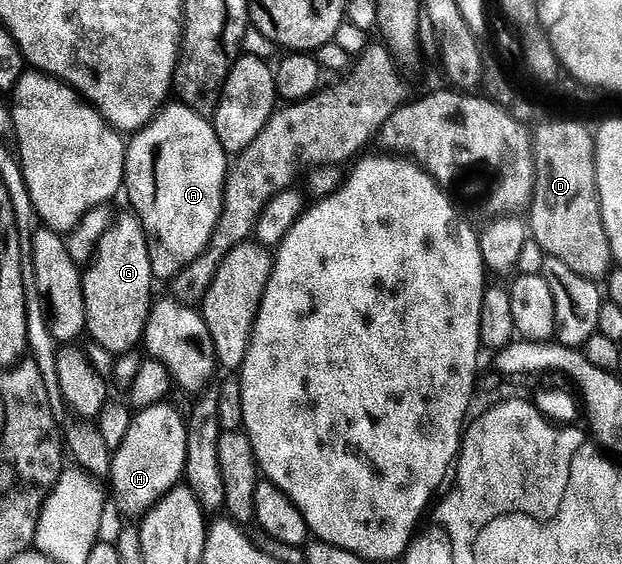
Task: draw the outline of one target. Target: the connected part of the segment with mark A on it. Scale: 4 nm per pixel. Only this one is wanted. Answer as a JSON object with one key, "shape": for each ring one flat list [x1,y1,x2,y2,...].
{"shape":[[180,102,164,105,145,129,136,131,130,137,123,157,125,192,130,209,139,217,150,239,152,272,156,279,173,280,178,272,205,251,222,212,230,161,212,121]]}

